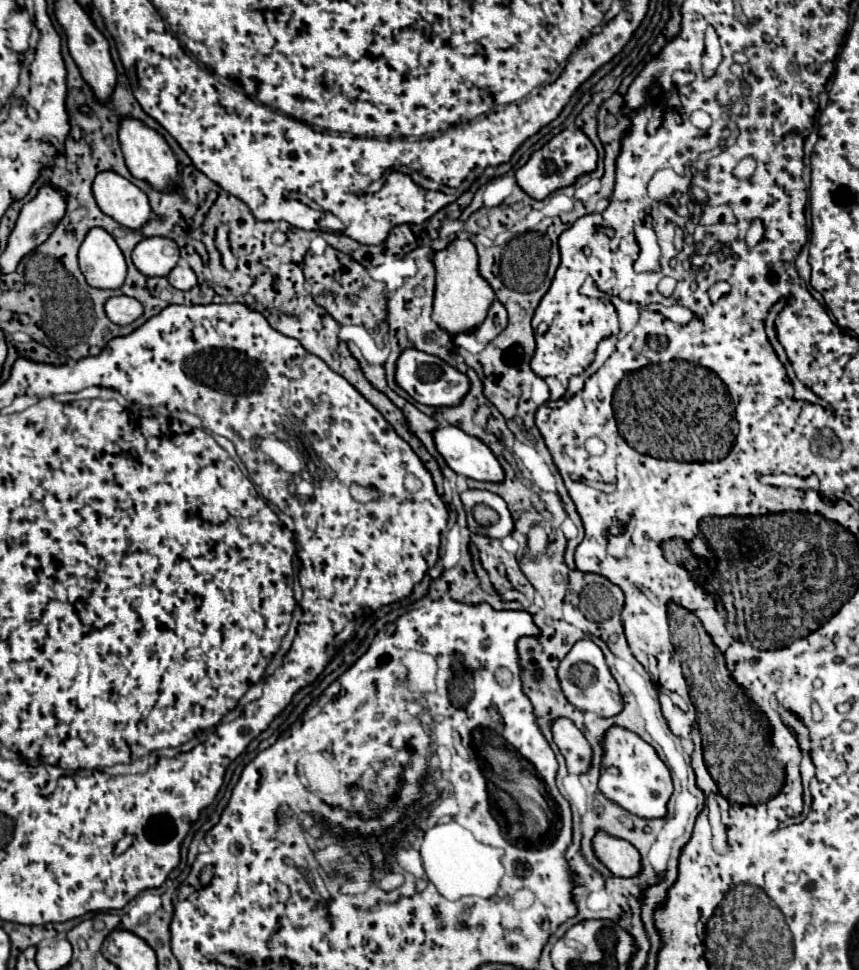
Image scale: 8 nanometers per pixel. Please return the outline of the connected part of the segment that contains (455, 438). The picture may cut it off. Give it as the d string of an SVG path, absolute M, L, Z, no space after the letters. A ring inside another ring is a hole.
M440 426L432 432L432 438L436 450L456 474L486 482L500 482L504 478L504 470L490 448L460 428Z

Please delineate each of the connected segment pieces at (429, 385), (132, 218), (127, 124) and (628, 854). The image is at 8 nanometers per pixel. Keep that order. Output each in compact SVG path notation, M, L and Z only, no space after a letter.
M404 350L396 362L396 384L408 392L416 402L428 406L454 406L468 392L468 378L444 360L424 354L420 350Z
M106 170L94 178L94 200L98 208L126 228L140 228L150 218L146 194L124 176Z
M122 118L120 128L118 128L118 140L126 158L126 166L132 172L134 178L146 180L158 190L168 190L178 184L178 162L176 156L172 154L170 146L166 140L152 128L148 128L144 122L136 118Z
M598 830L592 838L592 848L596 858L614 876L636 876L636 872L640 870L640 854L626 840L610 836L604 830Z

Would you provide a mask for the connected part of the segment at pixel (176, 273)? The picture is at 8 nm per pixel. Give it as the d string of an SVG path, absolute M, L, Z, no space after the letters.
M176 266L168 274L168 282L178 288L178 290L190 290L196 284L196 274L192 268L186 266Z

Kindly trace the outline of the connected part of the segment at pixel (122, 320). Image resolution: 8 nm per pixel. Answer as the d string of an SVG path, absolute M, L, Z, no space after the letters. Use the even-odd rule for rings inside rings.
M112 296L106 300L104 304L106 308L106 314L108 318L114 322L114 324L120 324L120 326L126 326L130 322L134 322L140 314L142 314L142 306L136 298L130 298L130 296Z

